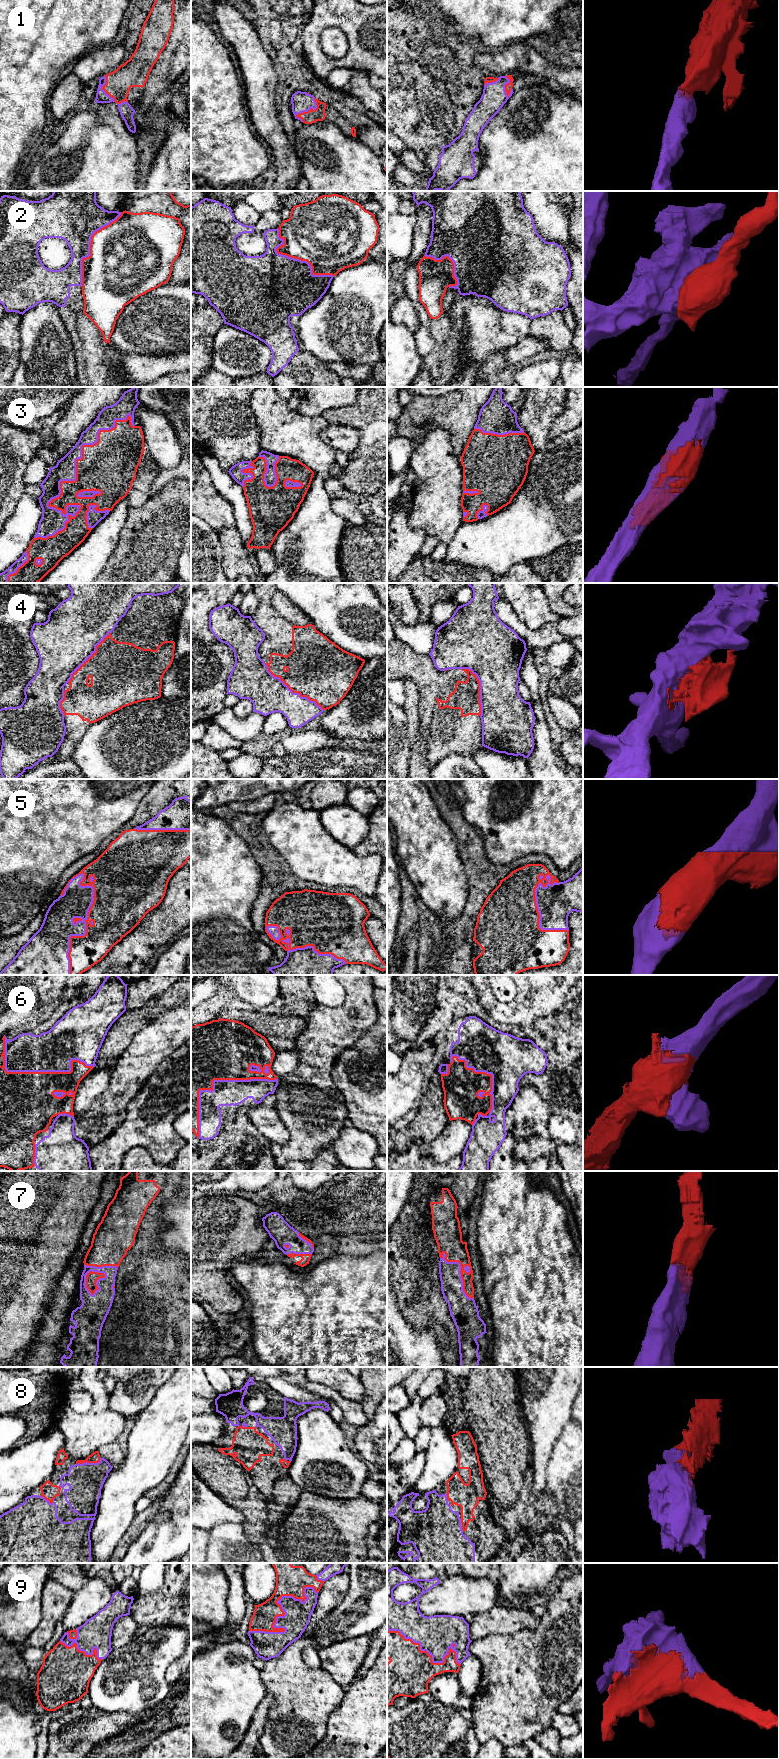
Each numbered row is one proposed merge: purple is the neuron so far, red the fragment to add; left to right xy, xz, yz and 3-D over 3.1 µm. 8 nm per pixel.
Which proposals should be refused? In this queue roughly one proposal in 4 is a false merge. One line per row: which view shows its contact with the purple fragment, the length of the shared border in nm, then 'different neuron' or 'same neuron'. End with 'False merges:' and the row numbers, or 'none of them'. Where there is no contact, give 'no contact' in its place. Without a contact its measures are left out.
1: contact in xz; length 220 nm; same neuron
2: contact in xz; length 600 nm; different neuron
3: contact in xy; length 1250 nm; same neuron
4: contact in xz; length 600 nm; different neuron
5: contact in xy; length 850 nm; same neuron
6: contact in xz; length 800 nm; same neuron
7: contact in yz; length 460 nm; same neuron
8: contact in xy; length 200 nm; same neuron
9: contact in xz; length 650 nm; same neuron
False merges: 2, 4

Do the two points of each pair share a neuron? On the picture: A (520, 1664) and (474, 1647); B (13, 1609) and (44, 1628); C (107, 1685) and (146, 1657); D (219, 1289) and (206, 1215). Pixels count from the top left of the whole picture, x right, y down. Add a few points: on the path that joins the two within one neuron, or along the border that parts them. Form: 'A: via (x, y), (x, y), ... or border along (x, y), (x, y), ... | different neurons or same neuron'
A: via (509, 1662), (496, 1652), (485, 1649) | same neuron
B: border along (42, 1601), (41, 1620), (26, 1638), (27, 1645) | different neurons
C: via (117, 1685), (136, 1667) | same neuron
D: via (215, 1271), (214, 1243), (211, 1240), (211, 1233) | same neuron

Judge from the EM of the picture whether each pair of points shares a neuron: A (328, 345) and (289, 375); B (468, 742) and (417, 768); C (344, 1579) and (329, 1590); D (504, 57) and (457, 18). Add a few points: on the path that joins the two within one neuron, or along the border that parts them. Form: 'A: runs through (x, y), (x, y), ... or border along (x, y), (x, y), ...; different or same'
A: border along (304, 349), (325, 363); different
B: border along (423, 739), (426, 745), (426, 759), (431, 767); different
C: runs through (340, 1583), (333, 1590); same
D: border along (520, 40), (498, 49); different

